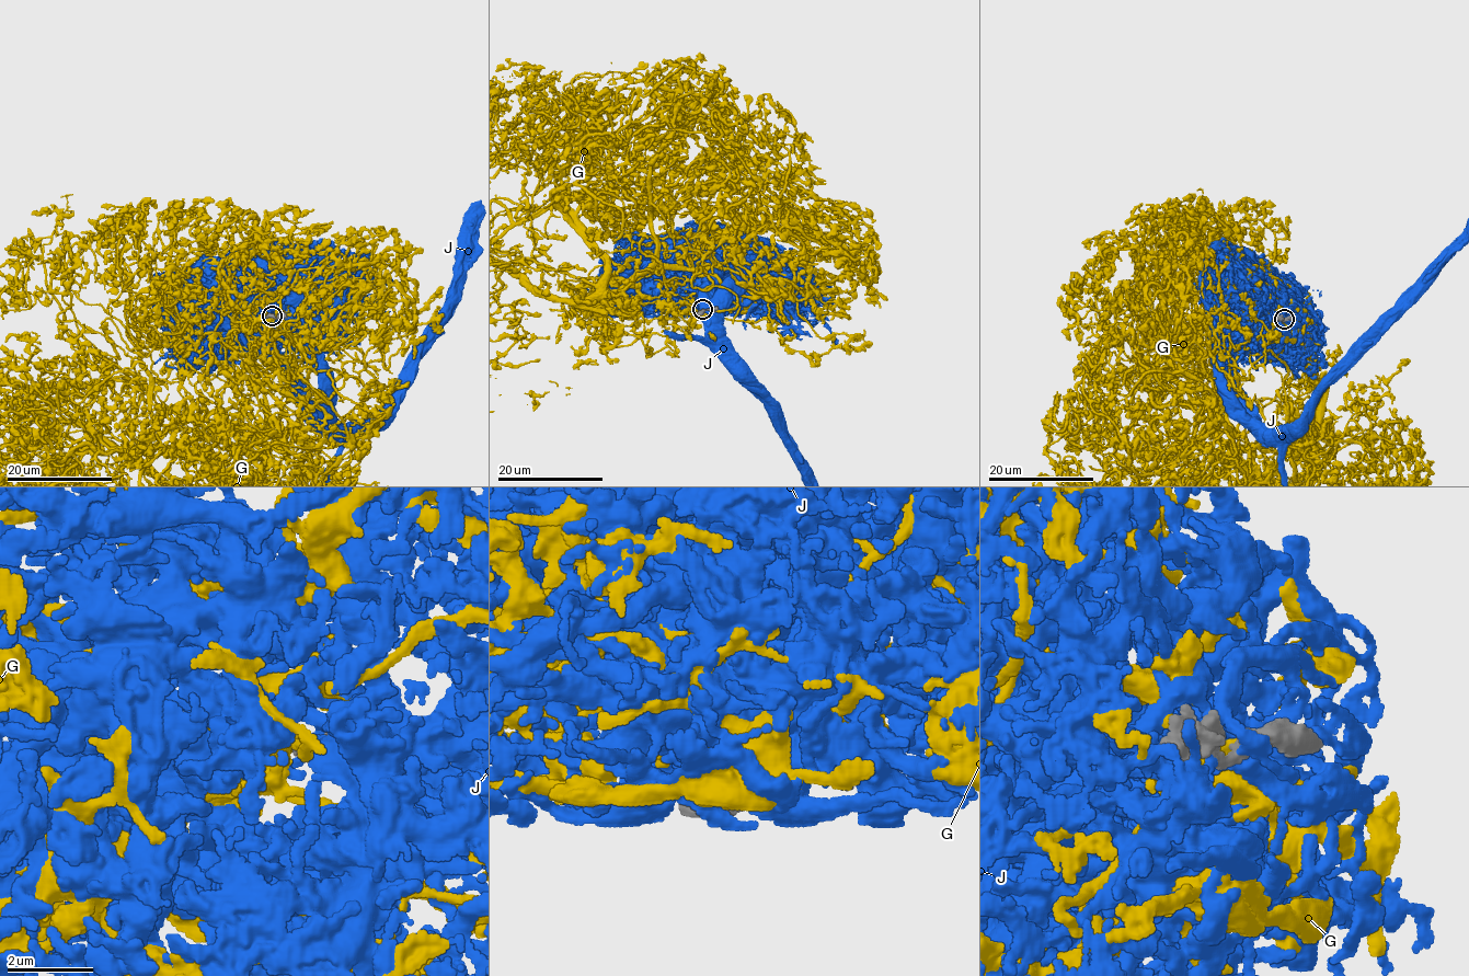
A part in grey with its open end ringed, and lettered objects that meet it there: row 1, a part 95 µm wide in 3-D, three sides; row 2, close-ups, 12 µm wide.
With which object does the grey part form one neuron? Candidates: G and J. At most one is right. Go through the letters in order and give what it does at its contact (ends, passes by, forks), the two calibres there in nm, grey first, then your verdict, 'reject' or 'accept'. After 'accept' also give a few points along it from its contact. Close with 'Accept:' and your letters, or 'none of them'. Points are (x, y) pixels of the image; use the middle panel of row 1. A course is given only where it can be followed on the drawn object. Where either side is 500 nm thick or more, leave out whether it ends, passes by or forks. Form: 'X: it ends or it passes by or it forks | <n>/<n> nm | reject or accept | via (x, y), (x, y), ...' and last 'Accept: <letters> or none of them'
G: it passes by | 400/280 nm | accept | via (702, 308), (719, 268), (700, 243), (676, 255), (681, 266), (611, 291), (532, 296)
J: it passes by | 420/320 nm | reject
Accept: G

